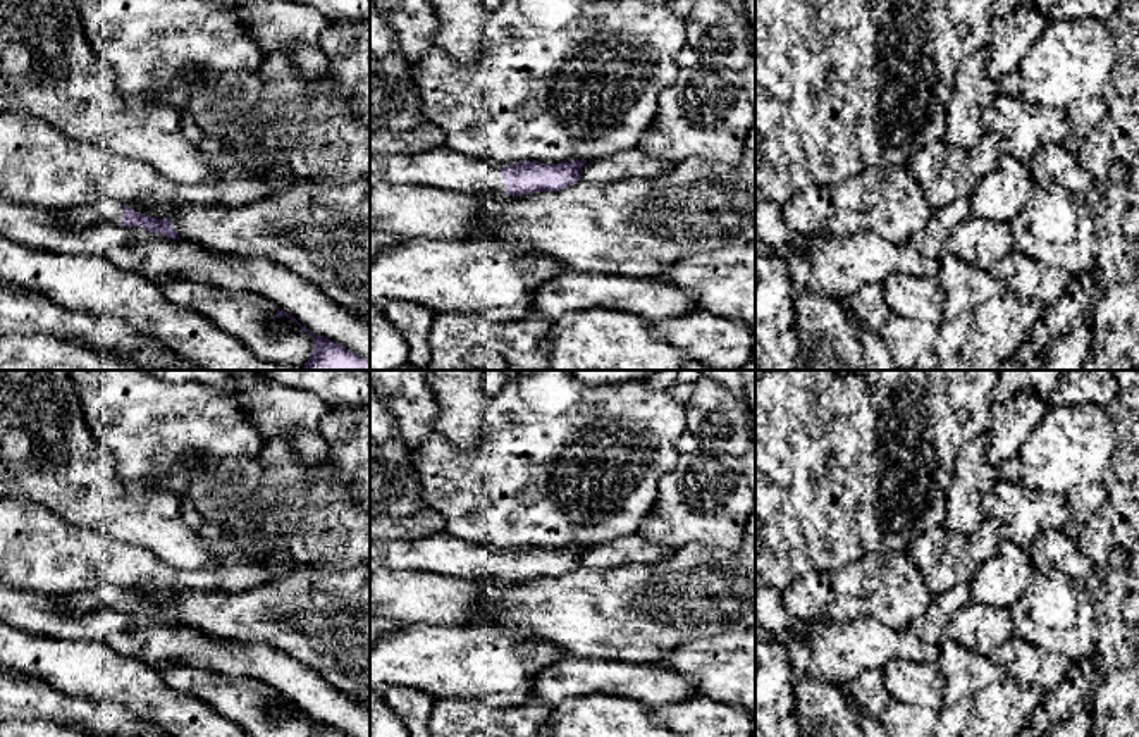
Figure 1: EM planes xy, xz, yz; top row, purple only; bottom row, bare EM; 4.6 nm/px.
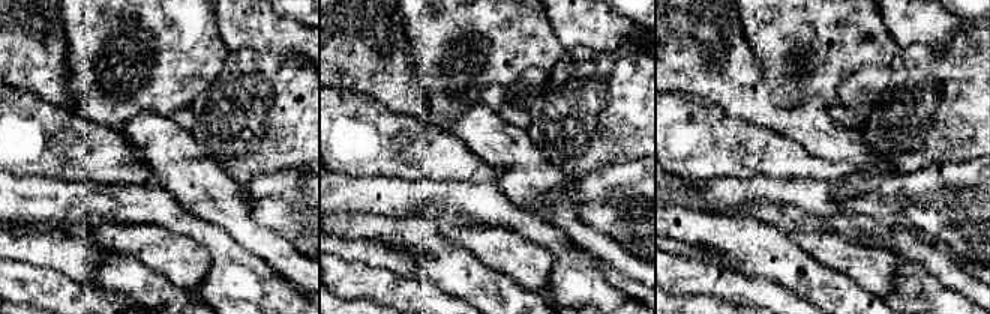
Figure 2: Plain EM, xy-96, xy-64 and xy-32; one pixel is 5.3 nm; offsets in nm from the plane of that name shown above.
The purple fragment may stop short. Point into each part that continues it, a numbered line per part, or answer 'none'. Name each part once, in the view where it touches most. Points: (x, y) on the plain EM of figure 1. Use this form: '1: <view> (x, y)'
1: xz (441, 553)

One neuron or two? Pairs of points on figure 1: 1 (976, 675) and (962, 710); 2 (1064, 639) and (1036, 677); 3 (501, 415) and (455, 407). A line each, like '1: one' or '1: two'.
1: two
2: two
3: two

